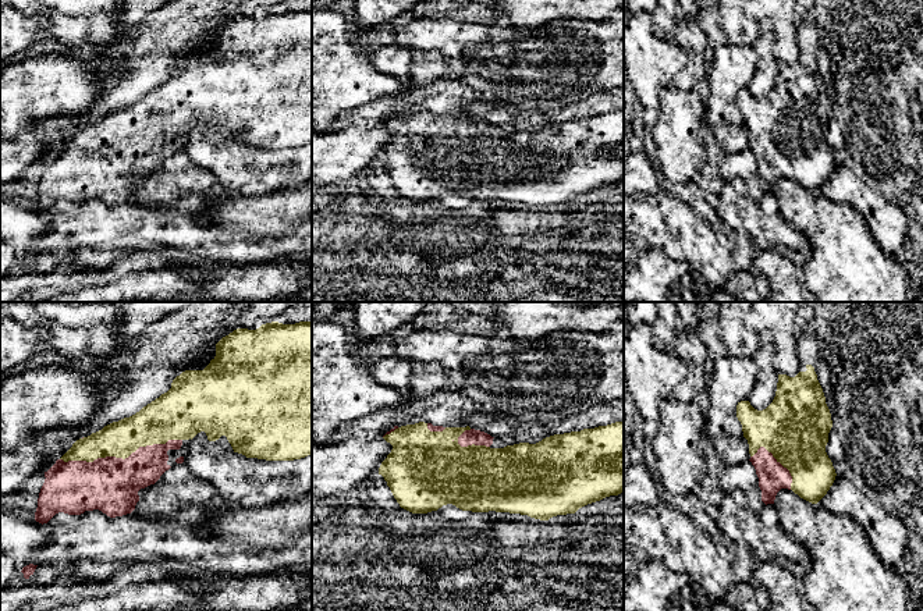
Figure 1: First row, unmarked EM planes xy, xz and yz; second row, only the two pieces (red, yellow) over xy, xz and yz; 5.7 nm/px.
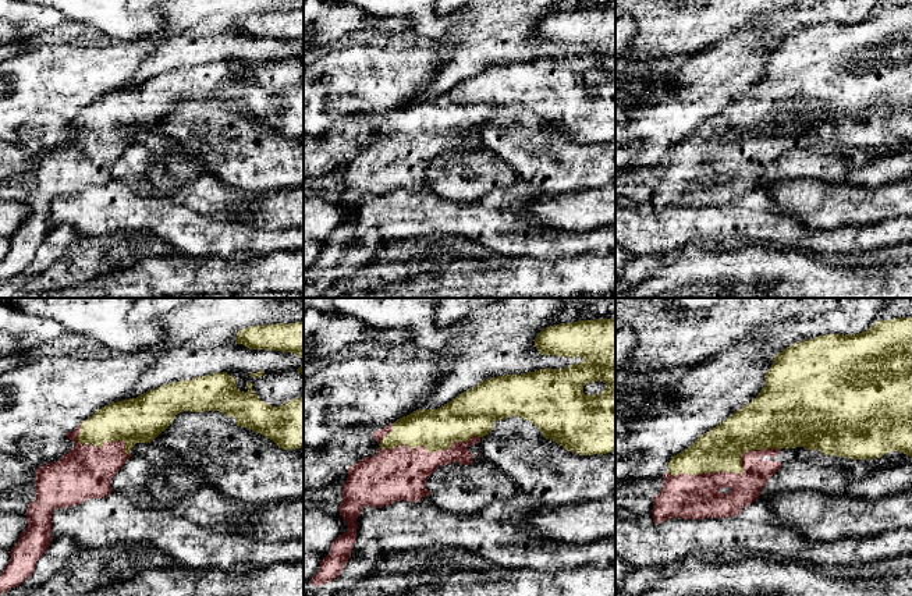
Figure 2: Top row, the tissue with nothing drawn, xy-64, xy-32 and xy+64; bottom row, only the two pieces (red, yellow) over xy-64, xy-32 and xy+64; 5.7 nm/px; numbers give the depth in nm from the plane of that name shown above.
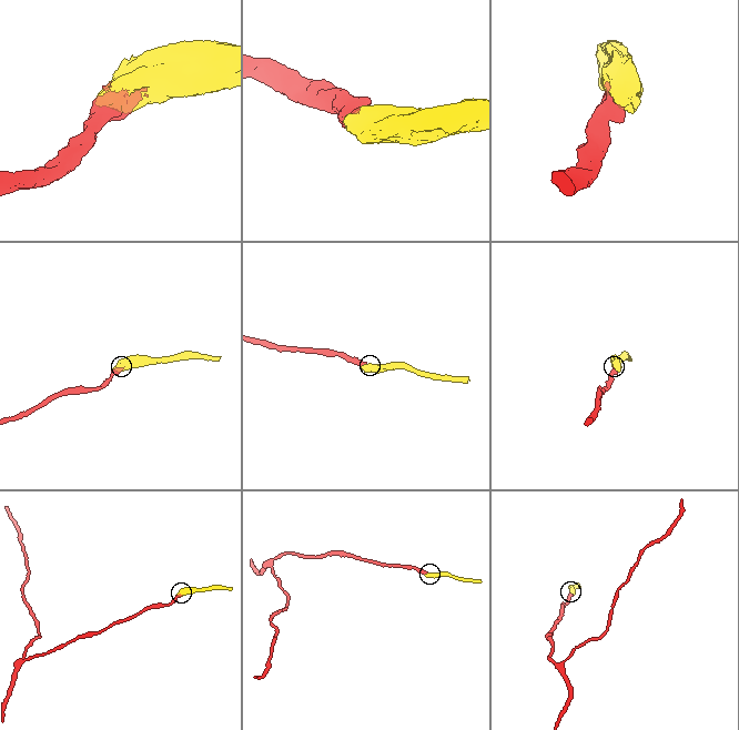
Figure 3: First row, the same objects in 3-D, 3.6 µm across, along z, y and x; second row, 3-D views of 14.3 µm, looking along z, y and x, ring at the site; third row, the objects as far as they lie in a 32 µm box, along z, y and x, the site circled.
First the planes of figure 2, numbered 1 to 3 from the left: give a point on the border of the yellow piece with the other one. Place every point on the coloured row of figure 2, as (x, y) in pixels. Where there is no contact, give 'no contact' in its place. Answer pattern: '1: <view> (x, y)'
1: xy-64 (98, 447)
2: xy-32 (429, 453)
3: xy+64 (730, 472)

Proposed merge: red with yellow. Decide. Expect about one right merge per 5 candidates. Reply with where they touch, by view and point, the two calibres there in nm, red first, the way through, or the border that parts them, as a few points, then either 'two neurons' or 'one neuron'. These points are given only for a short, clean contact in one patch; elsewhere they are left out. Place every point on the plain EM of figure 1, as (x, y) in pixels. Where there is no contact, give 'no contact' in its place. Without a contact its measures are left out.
meets red in xy at (120, 146); 320 nm thick on the red side, 220 nm on the other; one neuron

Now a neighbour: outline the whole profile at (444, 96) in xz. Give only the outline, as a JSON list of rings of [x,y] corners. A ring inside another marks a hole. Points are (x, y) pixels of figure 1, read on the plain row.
[[[441,78],[427,86],[413,88],[405,95],[374,100],[351,111],[342,113],[330,132],[341,132],[349,125],[363,128],[383,127],[395,114],[415,113],[419,110],[443,116],[466,116],[466,106],[484,102],[498,106],[501,102],[490,92],[479,92],[462,79]]]

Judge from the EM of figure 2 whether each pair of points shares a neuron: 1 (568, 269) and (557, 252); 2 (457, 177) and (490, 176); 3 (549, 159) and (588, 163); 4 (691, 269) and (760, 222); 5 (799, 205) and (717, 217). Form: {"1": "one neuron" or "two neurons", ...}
{"1": "two neurons", "2": "one neuron", "3": "one neuron", "4": "two neurons", "5": "two neurons"}

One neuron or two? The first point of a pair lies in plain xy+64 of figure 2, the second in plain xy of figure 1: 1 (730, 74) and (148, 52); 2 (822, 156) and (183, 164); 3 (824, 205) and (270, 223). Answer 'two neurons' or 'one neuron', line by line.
1: one neuron
2: one neuron
3: one neuron

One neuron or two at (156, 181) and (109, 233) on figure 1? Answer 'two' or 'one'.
two

